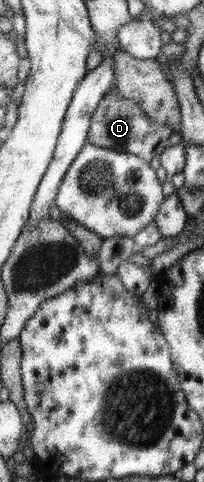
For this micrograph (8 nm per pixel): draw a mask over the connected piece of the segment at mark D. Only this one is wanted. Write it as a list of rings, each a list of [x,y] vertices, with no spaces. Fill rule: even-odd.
[[[116,84],[104,95],[93,112],[88,131],[88,142],[99,145],[100,148],[116,149],[116,152],[132,153],[142,160],[150,162],[171,143],[168,141],[174,133],[169,126],[150,120],[135,100],[120,97]]]

